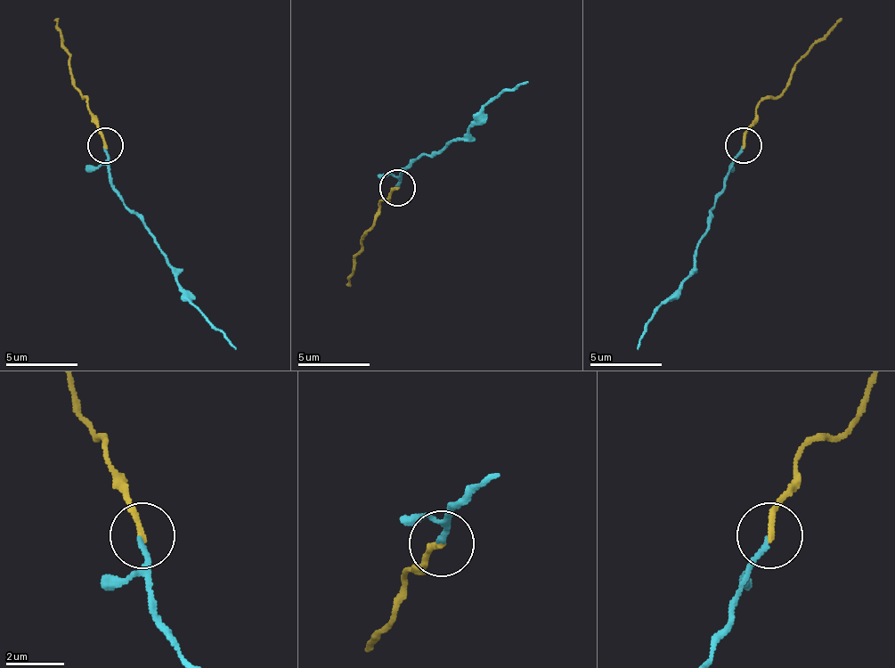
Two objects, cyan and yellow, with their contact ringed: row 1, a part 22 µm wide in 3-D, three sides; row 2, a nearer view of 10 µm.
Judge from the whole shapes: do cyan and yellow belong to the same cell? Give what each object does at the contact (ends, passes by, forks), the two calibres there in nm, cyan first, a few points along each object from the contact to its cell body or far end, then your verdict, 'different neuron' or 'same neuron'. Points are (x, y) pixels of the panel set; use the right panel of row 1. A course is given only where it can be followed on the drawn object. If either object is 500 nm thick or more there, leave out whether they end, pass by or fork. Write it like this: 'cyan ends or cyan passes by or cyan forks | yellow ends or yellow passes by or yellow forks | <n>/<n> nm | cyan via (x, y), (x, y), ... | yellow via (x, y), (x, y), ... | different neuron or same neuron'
cyan ends | yellow ends | 170/240 nm | cyan via (743, 144), (724, 191), (699, 238), (692, 273), (656, 309), (638, 348) | yellow via (743, 144), (757, 109), (775, 98), (789, 73), (842, 20) | same neuron

